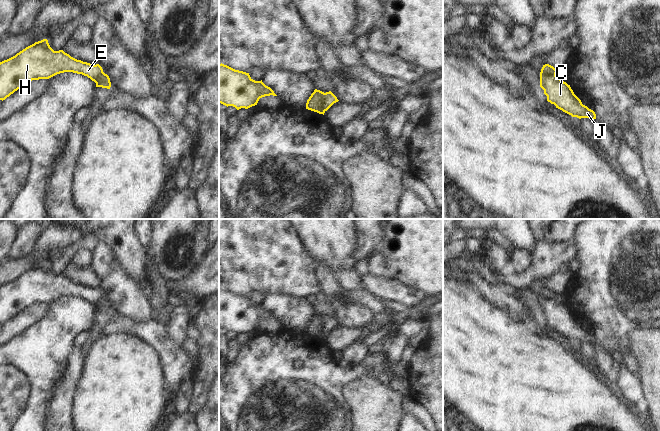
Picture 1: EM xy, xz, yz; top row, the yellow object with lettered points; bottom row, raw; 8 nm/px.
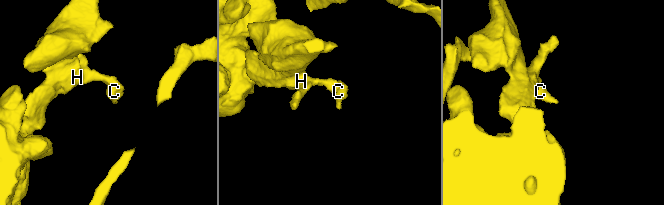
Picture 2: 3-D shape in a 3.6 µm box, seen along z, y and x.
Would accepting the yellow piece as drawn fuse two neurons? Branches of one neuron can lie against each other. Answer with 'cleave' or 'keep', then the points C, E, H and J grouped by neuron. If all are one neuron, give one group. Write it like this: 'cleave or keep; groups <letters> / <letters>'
cleave; groups C J / E H

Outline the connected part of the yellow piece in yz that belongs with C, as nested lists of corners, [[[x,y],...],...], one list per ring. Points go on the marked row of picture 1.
[[[540,75],[540,87],[544,90],[547,101],[554,104],[556,108],[579,119],[596,119],[595,112],[583,105],[570,85],[556,75]]]

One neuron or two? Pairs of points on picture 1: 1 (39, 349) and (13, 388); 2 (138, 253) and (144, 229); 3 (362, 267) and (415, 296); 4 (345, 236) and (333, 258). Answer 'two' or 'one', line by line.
1: one
2: two
3: two
4: one

